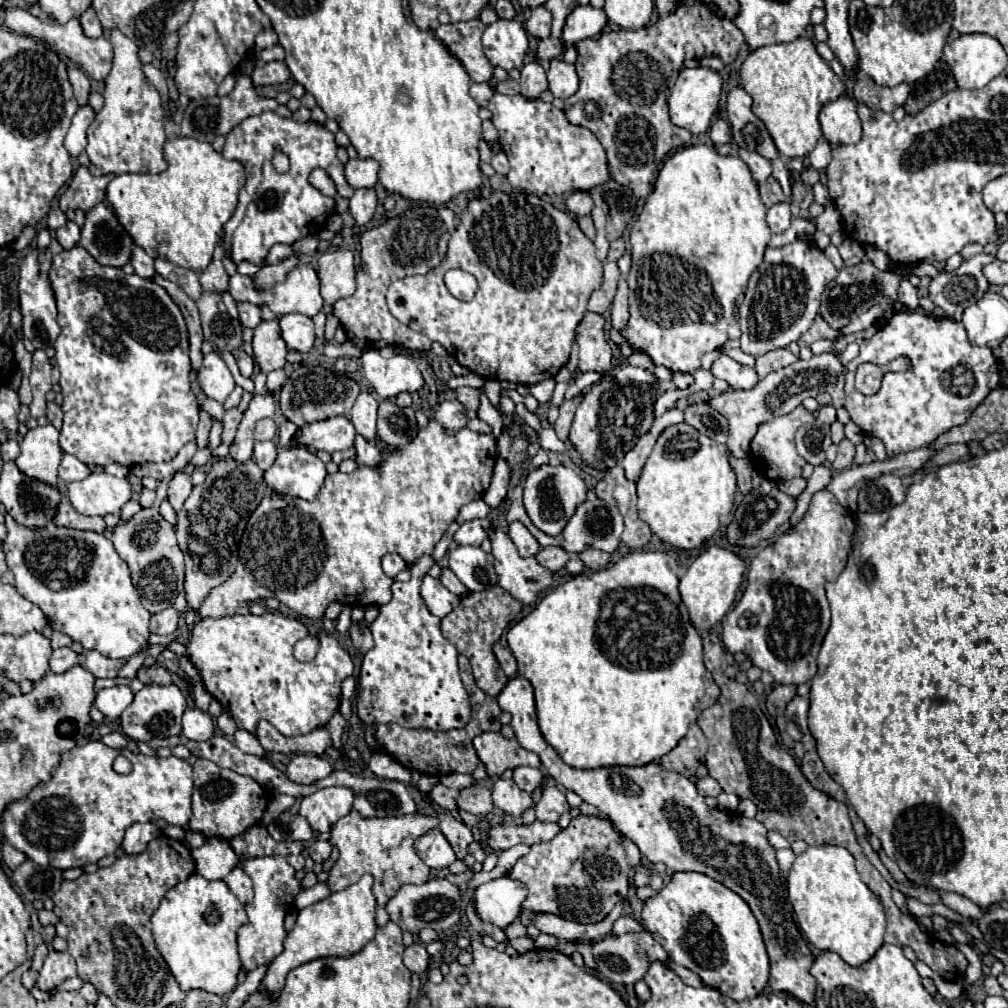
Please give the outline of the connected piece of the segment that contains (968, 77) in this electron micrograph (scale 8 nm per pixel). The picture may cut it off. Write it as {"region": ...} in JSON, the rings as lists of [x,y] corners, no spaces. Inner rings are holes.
{"region":[[[982,33],[960,35],[958,39],[948,41],[946,47],[944,47],[944,57],[946,57],[946,63],[950,65],[952,75],[954,75],[960,89],[982,89],[994,77],[1004,73],[1004,69],[1006,69],[1006,51],[1004,51],[1004,47],[994,37],[982,35]]]}

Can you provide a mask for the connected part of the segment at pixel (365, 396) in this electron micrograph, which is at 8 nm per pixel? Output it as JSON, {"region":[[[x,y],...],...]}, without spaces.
{"region":[[[360,393],[352,411],[350,419],[354,421],[356,431],[366,439],[366,441],[376,441],[378,401],[374,399],[372,393]]]}

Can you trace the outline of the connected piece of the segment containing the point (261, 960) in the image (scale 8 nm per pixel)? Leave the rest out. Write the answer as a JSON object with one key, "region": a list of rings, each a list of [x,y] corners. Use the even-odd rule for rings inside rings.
{"region":[[[254,857],[244,859],[242,869],[254,881],[254,899],[246,905],[246,913],[250,923],[238,929],[238,953],[242,961],[242,971],[252,971],[260,965],[270,963],[284,949],[282,941],[286,937],[284,917],[286,911],[294,907],[294,897],[302,891],[300,881],[294,877],[294,867],[286,861],[286,857]]]}

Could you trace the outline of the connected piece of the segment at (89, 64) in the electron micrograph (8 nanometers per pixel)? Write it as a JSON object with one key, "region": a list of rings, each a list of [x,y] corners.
{"region":[[[6,7],[4,9],[4,23],[10,31],[14,33],[20,33],[20,35],[28,35],[28,37],[34,37],[38,41],[44,41],[48,43],[52,49],[56,49],[58,53],[62,53],[64,57],[68,57],[70,61],[78,63],[78,67],[94,81],[104,81],[106,75],[110,73],[112,69],[112,43],[104,37],[98,37],[98,39],[90,39],[84,35],[78,19],[70,19],[68,23],[64,25],[54,25],[54,23],[46,23],[46,21],[40,21],[38,17],[30,15],[28,11],[24,9],[18,9],[18,7]]]}

